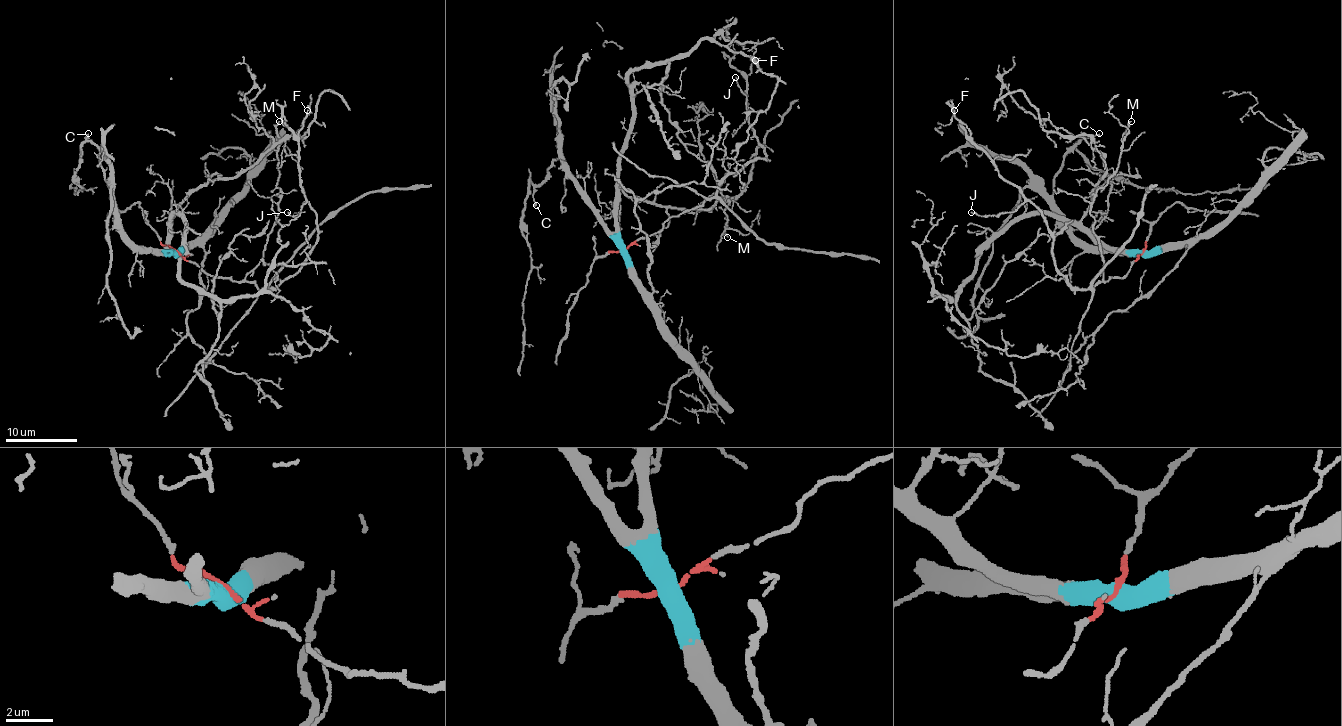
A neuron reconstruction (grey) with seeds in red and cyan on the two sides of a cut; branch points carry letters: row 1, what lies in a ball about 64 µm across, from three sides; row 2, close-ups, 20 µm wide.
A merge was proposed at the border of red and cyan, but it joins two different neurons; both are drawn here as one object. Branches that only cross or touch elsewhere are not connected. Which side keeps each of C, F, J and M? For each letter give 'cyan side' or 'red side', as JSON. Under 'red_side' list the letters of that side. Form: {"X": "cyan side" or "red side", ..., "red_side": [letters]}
{"C": "cyan side", "F": "red side", "J": "red side", "M": "red side", "red_side": ["F", "J", "M"]}

